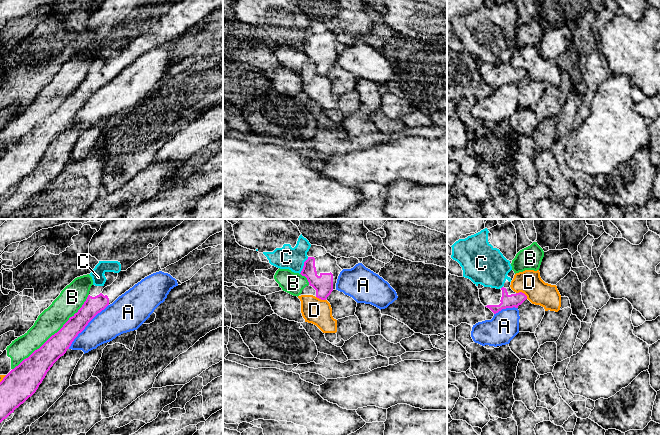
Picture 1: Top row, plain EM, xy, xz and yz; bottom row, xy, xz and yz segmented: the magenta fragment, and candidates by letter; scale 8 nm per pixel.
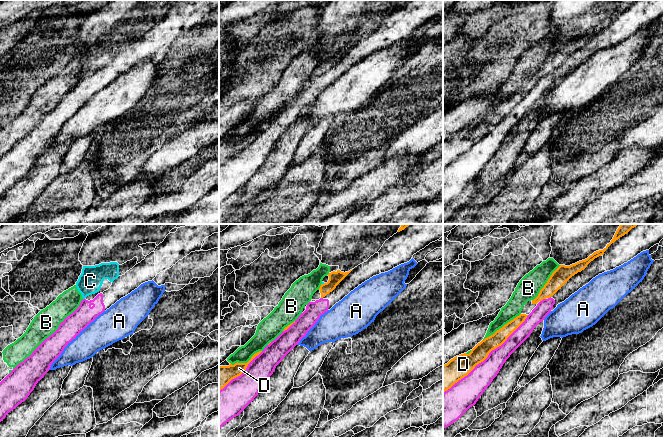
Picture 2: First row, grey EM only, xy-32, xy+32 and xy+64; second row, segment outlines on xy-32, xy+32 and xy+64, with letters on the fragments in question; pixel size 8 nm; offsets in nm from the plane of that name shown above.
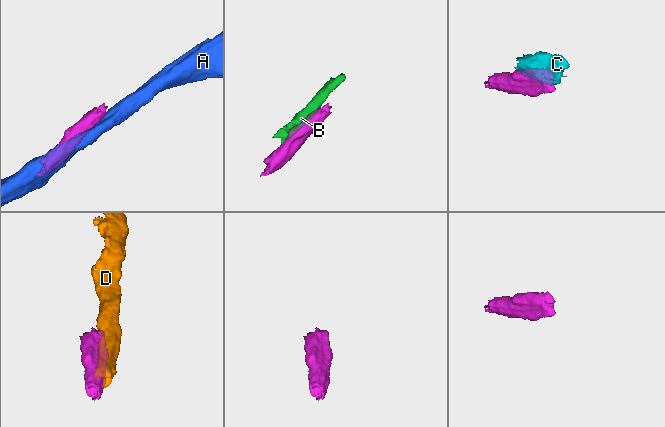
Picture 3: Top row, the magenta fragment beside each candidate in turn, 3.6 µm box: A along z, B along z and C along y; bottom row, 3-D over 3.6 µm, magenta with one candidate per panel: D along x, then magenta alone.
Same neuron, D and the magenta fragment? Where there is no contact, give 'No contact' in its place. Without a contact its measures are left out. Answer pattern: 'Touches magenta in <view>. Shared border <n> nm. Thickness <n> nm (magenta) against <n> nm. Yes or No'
Touches magenta in yz. Shared border 110 nm. Thickness 110 nm (magenta) against 200 nm. No

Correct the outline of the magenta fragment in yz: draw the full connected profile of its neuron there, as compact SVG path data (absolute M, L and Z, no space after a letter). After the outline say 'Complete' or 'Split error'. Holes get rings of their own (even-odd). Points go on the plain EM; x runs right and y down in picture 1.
M484 63L479 65L479 74L485 83L496 90L502 85L518 84L527 75L527 72L522 68L514 68L511 63L500 65Z. Split error

